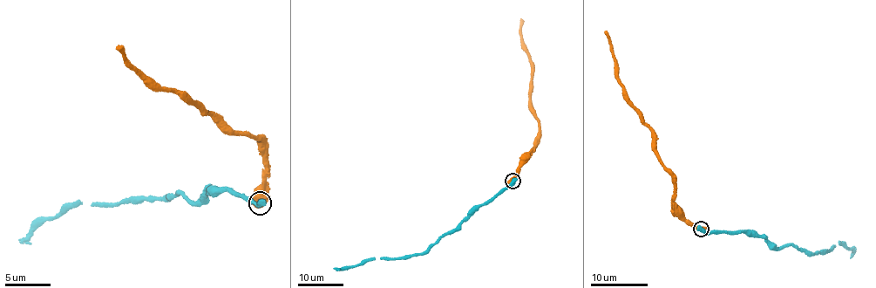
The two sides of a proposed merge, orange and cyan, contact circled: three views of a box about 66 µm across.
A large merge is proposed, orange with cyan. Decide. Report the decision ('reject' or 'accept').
accept

